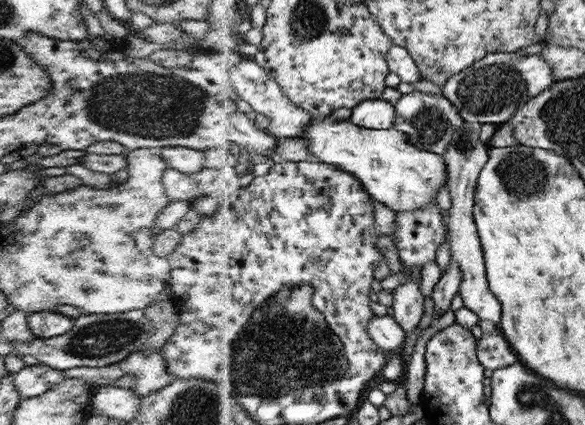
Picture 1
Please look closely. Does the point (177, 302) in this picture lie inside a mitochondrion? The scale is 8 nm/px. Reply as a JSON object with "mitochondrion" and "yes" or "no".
{"mitochondrion":"no"}

